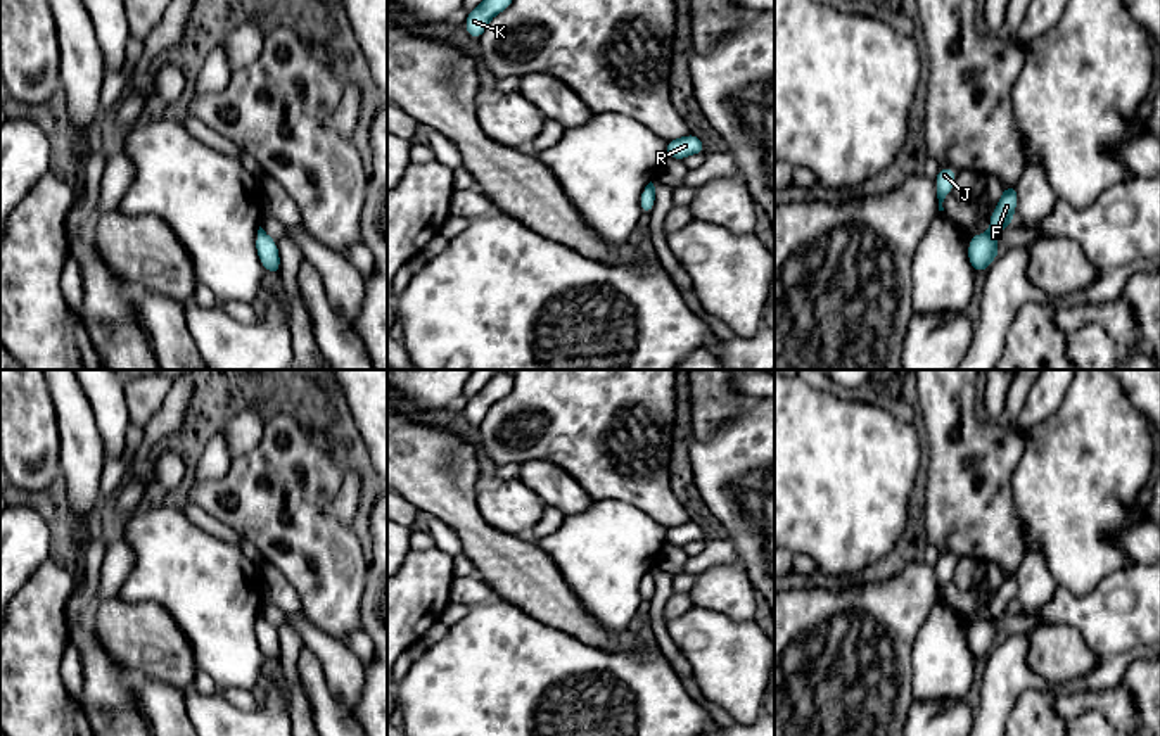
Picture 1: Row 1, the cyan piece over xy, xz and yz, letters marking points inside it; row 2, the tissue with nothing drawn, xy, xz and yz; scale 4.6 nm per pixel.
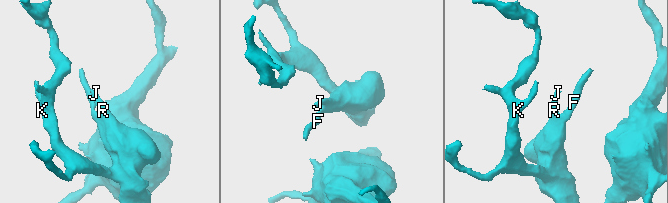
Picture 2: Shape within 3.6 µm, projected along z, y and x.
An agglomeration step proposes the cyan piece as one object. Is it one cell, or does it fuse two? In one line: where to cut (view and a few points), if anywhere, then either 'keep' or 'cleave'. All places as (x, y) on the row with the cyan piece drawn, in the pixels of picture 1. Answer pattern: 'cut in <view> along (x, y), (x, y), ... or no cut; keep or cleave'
no cut; keep

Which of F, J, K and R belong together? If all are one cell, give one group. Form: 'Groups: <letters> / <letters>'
Groups: F J K R

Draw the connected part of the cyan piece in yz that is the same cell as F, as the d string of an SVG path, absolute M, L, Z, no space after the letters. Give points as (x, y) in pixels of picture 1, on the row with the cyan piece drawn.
M1017 185L1003 188L1001 199L994 213L989 216L989 232L970 237L968 261L975 271L985 271L1001 252L996 237L1003 228L1013 225L1017 202Z

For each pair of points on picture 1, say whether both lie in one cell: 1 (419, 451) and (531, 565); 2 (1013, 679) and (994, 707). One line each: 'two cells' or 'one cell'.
1: one cell
2: one cell

